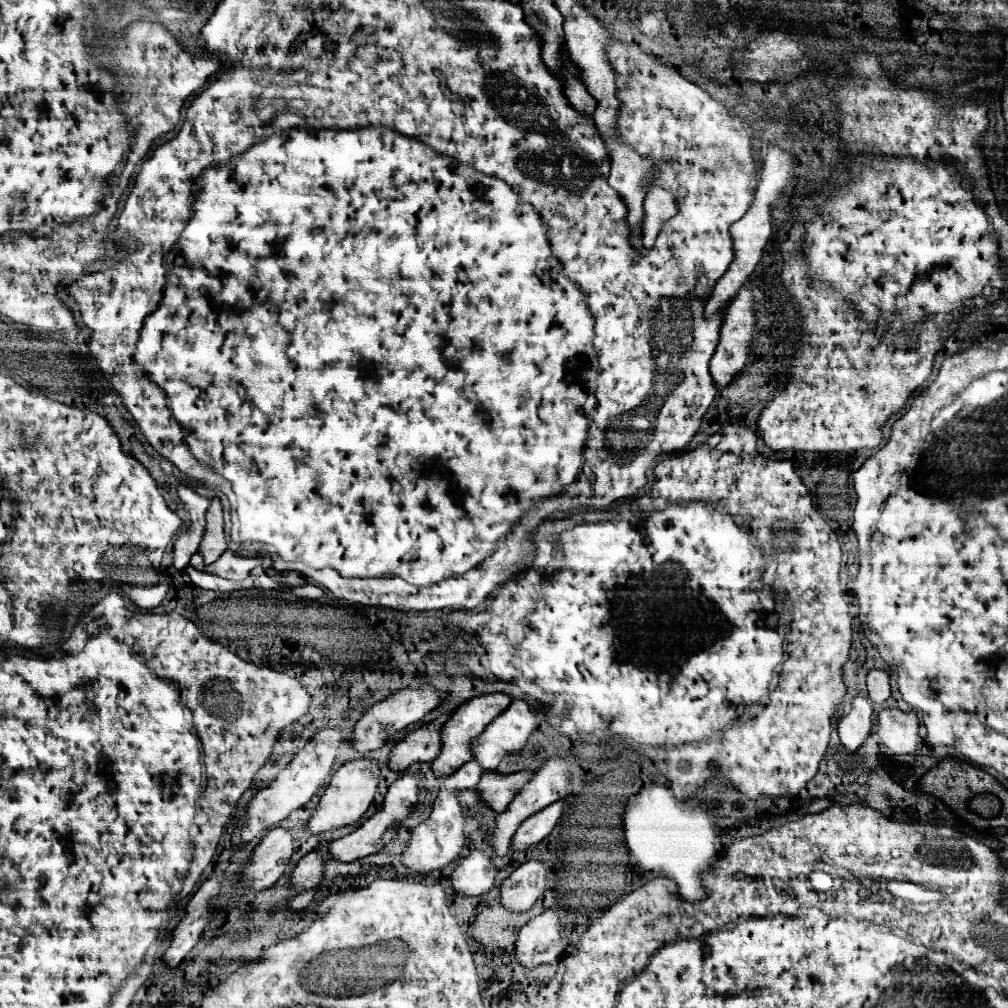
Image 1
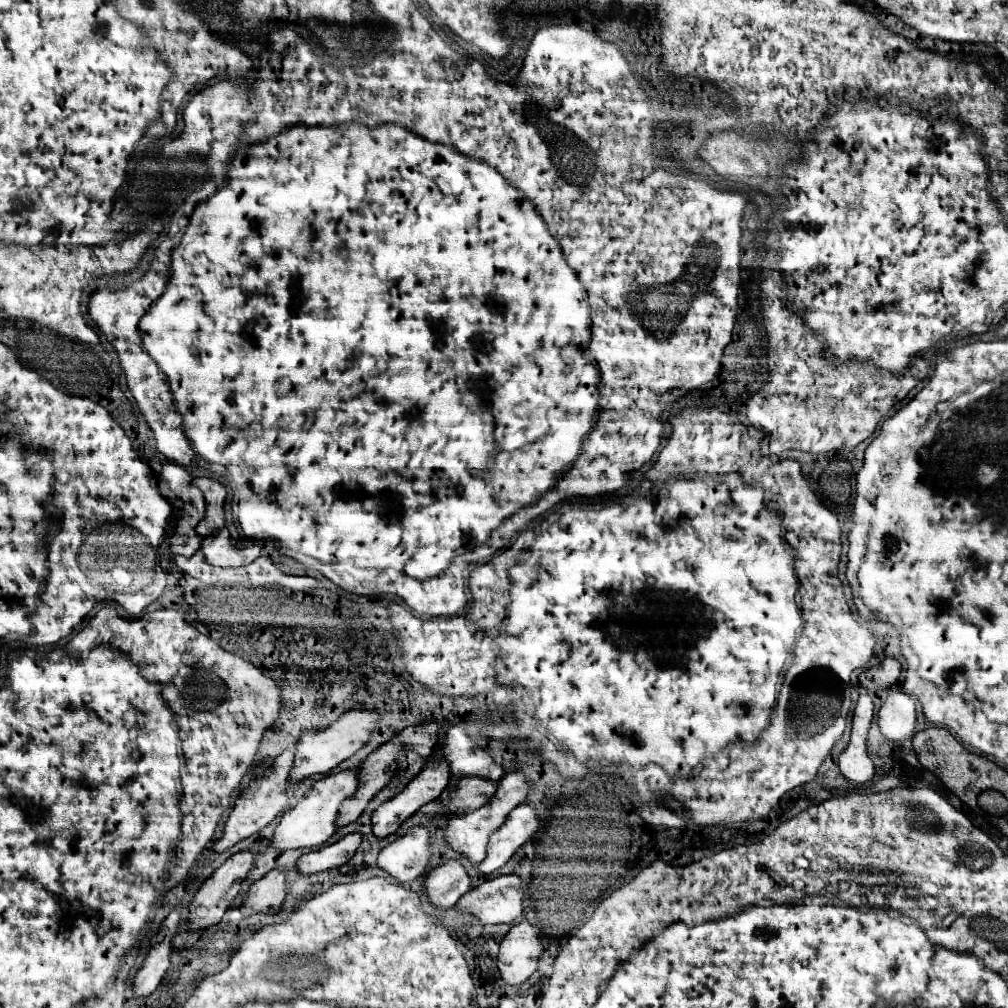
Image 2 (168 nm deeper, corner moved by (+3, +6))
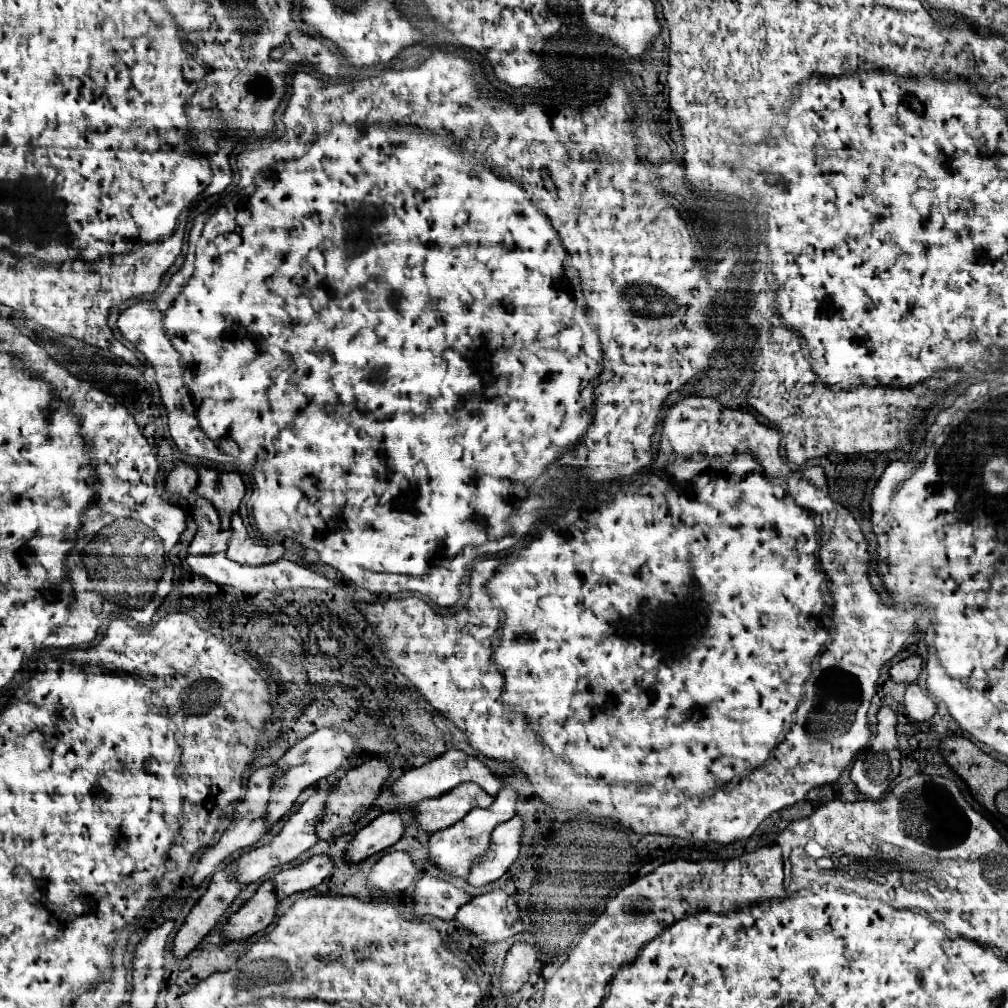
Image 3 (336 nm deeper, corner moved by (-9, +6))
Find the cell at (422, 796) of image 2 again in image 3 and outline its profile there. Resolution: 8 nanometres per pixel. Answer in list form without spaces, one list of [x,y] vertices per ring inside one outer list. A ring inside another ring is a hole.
[[[384,813],[354,835],[354,839],[344,849],[344,859],[356,865],[370,855],[394,845],[402,837],[402,831],[404,825],[400,813]]]

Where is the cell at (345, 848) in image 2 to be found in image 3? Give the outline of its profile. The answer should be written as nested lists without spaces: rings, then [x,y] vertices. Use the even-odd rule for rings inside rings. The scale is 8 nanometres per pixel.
[[[316,855],[296,867],[276,873],[270,881],[274,883],[274,891],[278,899],[284,899],[290,897],[292,893],[300,893],[316,887],[318,883],[322,883],[324,877],[330,875],[330,871],[332,871],[332,859],[326,855]]]

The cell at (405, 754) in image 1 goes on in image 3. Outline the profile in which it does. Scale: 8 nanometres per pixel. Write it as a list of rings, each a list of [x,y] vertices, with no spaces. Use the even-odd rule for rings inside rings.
[[[368,759],[362,765],[350,769],[344,777],[336,779],[332,783],[332,791],[324,803],[324,813],[320,815],[320,821],[316,823],[316,835],[318,839],[334,839],[340,835],[354,833],[358,819],[372,807],[376,795],[382,791],[382,781],[390,775],[390,767],[382,759]]]

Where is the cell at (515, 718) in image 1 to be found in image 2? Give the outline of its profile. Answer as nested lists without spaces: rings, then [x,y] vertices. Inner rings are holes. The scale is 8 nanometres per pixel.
[[[458,723],[446,731],[444,757],[450,761],[452,775],[476,775],[486,779],[500,779],[504,773],[488,755],[486,749],[474,747],[474,739],[466,733],[466,725]]]

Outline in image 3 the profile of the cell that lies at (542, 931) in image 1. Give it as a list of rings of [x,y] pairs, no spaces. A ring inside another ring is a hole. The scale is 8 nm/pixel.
[[[516,943],[506,955],[502,969],[502,993],[504,997],[516,993],[528,979],[530,969],[536,965],[538,949],[530,943]]]

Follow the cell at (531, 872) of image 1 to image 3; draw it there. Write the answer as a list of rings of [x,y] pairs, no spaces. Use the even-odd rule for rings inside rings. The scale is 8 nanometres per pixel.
[[[502,889],[470,899],[460,907],[456,921],[482,943],[498,943],[524,931],[518,905]]]

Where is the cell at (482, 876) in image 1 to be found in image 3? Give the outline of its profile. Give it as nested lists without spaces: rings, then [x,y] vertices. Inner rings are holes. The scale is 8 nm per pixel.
[[[424,875],[416,883],[412,901],[414,901],[416,917],[430,915],[430,917],[450,921],[456,917],[458,909],[470,901],[470,895],[456,889],[452,883],[448,883],[444,879]]]

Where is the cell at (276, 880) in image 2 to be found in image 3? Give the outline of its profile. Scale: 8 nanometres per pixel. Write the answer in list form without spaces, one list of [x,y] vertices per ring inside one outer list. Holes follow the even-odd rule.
[[[266,879],[258,887],[256,895],[246,901],[246,905],[228,917],[228,923],[222,927],[222,941],[244,941],[254,933],[266,929],[276,915],[278,897],[272,883]]]

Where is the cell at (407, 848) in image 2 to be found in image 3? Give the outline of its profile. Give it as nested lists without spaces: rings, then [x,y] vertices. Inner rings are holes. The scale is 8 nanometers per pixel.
[[[404,851],[386,853],[370,871],[368,887],[374,893],[404,893],[414,879],[418,877],[418,869],[412,859]]]

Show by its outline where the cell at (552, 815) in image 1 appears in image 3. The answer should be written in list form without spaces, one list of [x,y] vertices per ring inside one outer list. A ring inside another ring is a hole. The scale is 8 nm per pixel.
[[[512,817],[506,823],[500,823],[490,837],[490,849],[472,863],[470,873],[466,881],[472,887],[488,885],[496,879],[500,879],[506,869],[516,861],[520,853],[520,831],[522,831],[522,819]]]

